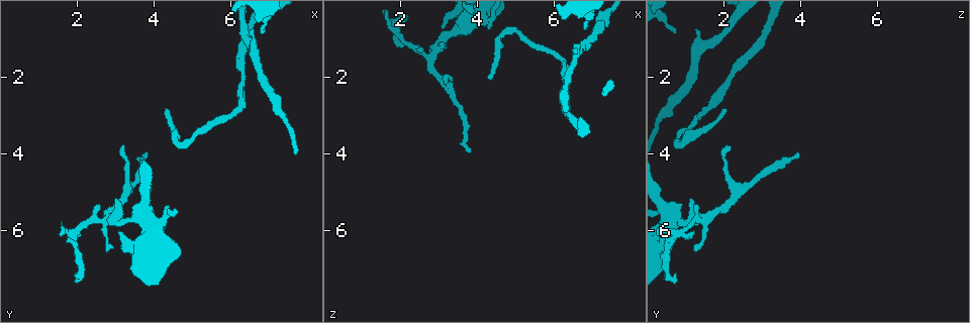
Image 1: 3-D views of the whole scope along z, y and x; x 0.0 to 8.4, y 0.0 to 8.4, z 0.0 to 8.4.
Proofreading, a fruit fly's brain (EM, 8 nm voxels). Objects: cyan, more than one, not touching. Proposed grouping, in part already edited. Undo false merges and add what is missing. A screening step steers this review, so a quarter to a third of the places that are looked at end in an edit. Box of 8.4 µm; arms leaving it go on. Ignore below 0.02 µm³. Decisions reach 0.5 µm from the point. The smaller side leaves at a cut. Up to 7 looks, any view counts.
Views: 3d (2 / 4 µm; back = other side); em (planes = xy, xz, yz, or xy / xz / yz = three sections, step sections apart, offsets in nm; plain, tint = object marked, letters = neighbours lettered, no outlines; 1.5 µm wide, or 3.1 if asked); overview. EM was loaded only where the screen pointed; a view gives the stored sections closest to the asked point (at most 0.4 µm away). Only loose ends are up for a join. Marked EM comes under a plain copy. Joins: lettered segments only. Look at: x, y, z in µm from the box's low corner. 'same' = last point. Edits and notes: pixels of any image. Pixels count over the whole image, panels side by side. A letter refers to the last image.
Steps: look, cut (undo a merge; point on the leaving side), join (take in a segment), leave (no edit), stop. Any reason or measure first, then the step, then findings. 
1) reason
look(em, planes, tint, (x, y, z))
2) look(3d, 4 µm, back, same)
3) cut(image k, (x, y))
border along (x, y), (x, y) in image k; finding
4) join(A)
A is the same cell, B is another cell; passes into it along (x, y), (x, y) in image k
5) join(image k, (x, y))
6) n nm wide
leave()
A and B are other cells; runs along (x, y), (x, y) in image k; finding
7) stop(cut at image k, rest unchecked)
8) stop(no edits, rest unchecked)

an open end
look(em, planes, letters, (6.60, 0.70, 1.30))

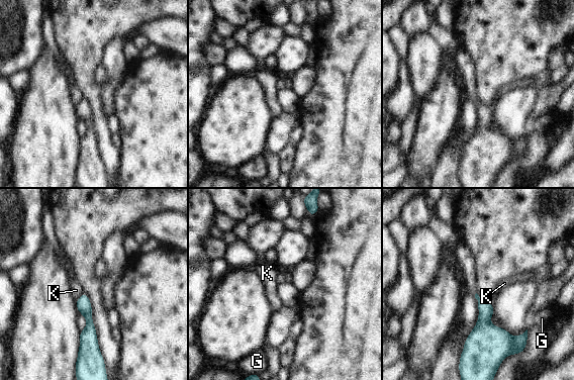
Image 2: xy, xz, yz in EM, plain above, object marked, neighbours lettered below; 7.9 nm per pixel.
leave()
G and K are other cells; runs along (84, 296), (89, 340), (95, 346) in image 2; no lettered segment goes on from it

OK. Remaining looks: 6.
free end
look(em, planes, letters, (3.80, 4.00, 3.95))

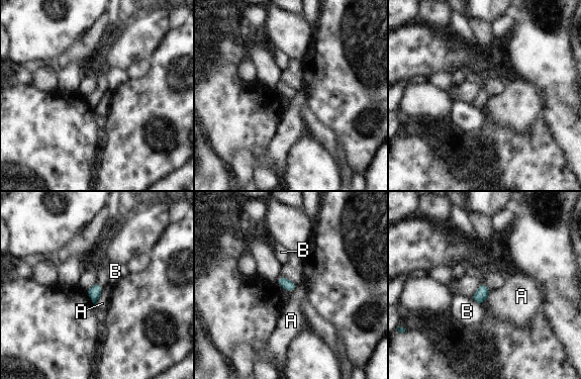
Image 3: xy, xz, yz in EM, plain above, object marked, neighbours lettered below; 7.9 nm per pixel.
A touches over 150 nm
leave()
A and B are other cells; no lettered segment goes on from it

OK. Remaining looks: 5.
free end
look(em, 3.1 µm, xz, step 8, letters, (1.90, 7.30, 0.80))

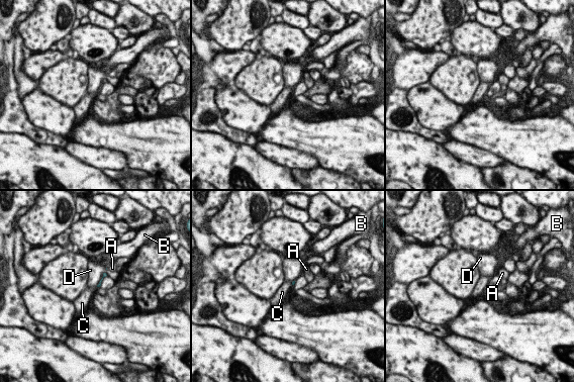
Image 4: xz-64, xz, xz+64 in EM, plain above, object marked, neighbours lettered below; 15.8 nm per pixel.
leave()
A, B, C and D are other cells; border along (105, 272), (96, 286) in image 4; no lettered segment goes on from it

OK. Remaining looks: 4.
stop(no edits, rest unchecked)

